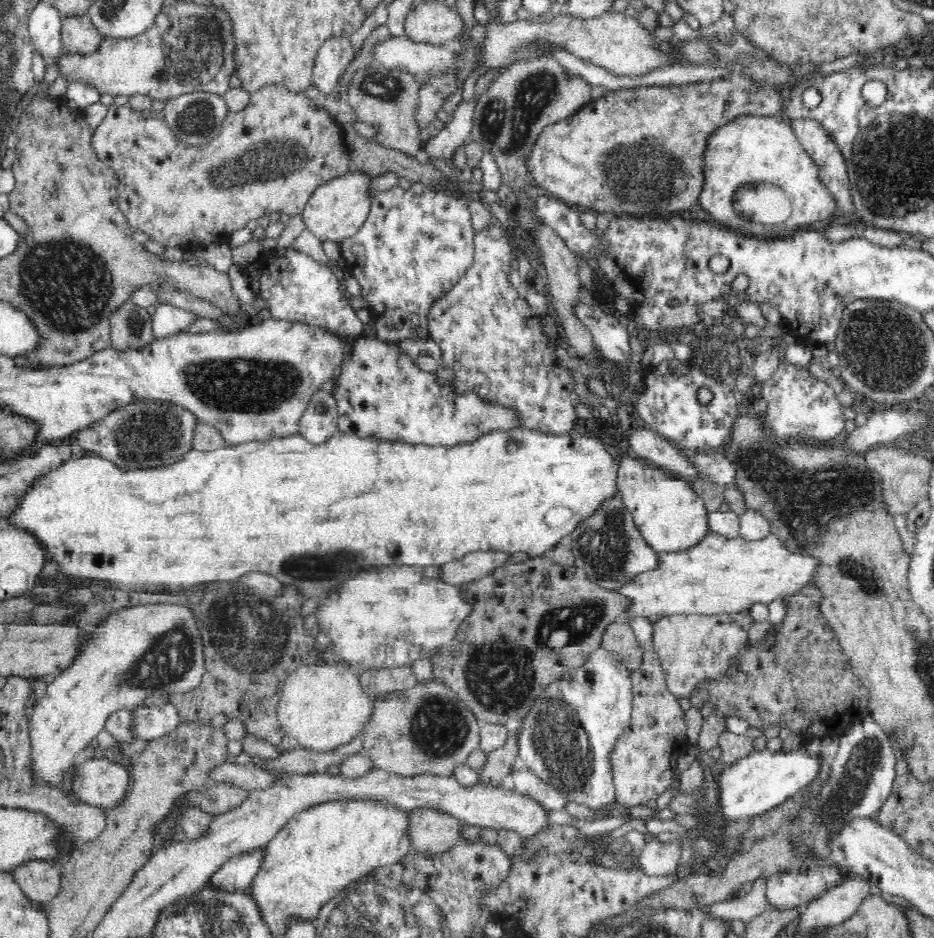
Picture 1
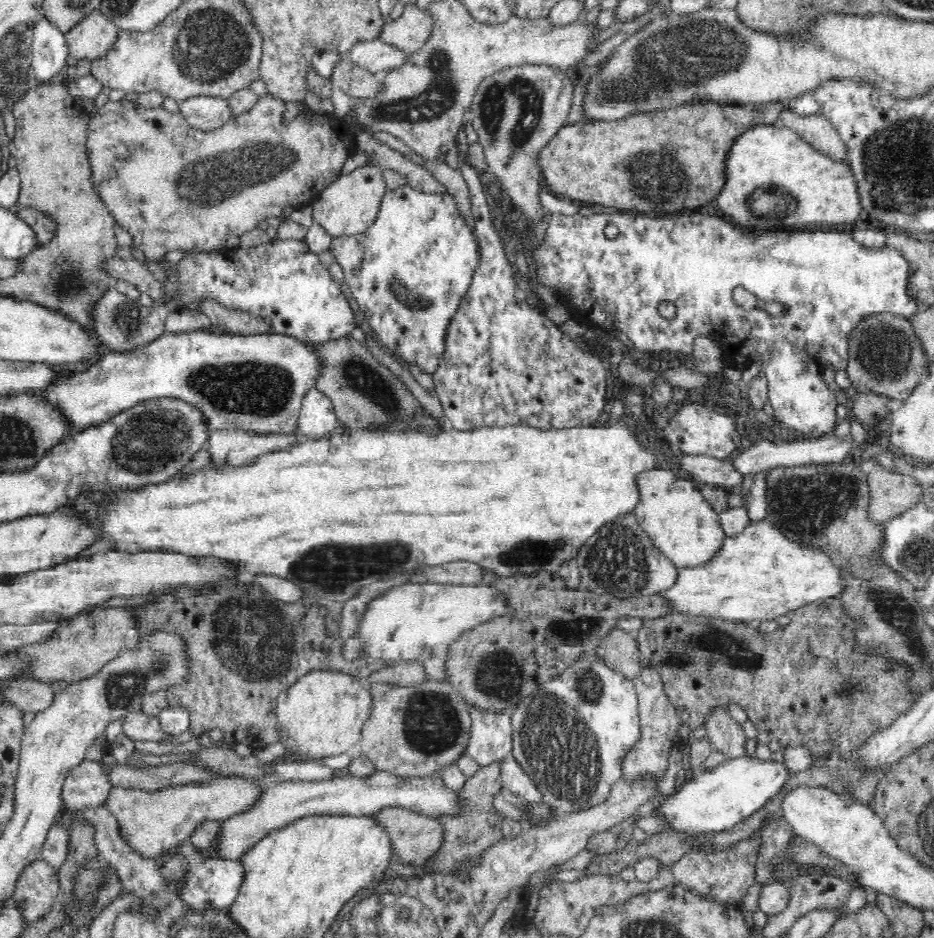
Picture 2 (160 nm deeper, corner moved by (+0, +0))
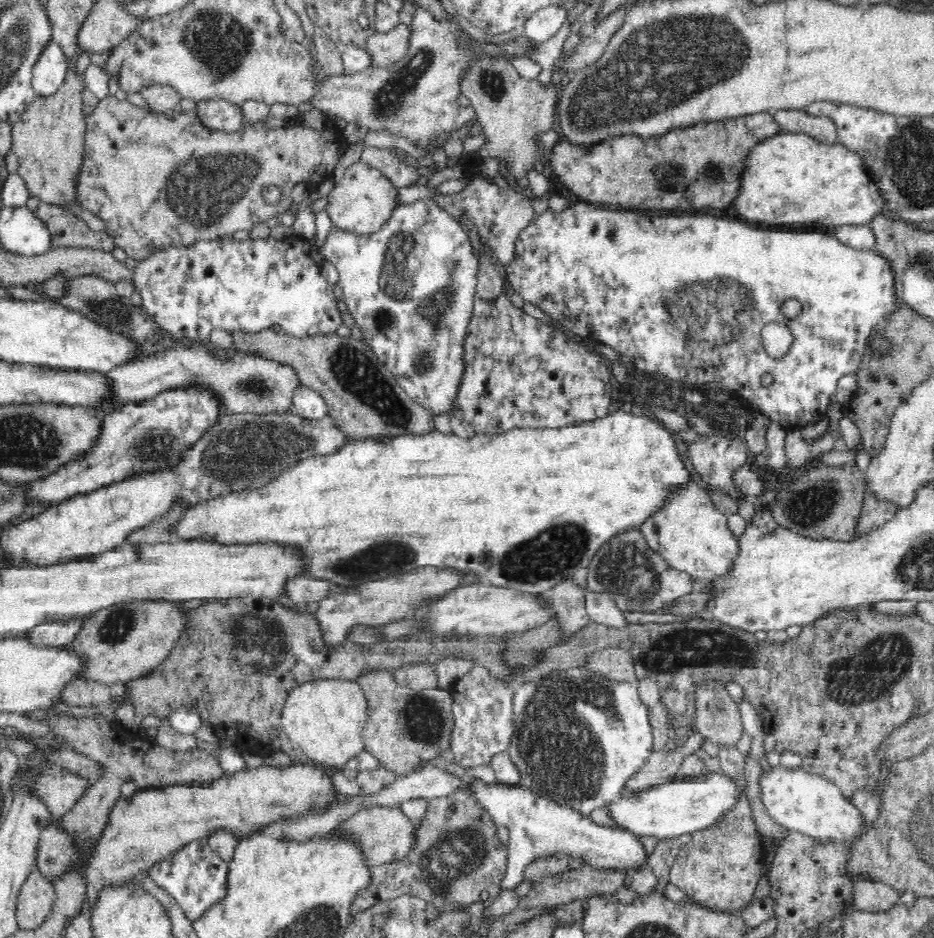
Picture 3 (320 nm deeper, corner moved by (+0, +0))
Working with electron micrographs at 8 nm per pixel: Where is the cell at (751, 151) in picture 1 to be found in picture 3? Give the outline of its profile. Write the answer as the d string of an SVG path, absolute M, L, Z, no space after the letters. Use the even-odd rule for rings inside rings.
M778 131L772 136L760 139L746 154L743 160L743 169L739 174L739 187L737 188L737 195L732 202L734 210L752 224L824 224L824 227L844 227L844 226L862 226L870 223L876 216L880 215L880 208L882 208L882 201L877 198L877 188L875 184L869 180L867 170L863 166L863 161L857 154L850 152L844 145L839 144L822 144L816 142L811 136L804 133L791 132L783 133Z

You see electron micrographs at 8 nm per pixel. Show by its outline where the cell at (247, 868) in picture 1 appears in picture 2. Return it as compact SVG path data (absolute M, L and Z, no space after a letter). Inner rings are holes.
M188 840L158 860L160 872L165 878L173 881L179 879L180 875L184 875L186 884L180 888L180 896L185 905L192 906L194 909L230 907L236 900L242 882L244 882L242 861L221 861L219 858L205 858L201 854L201 849L189 844Z

